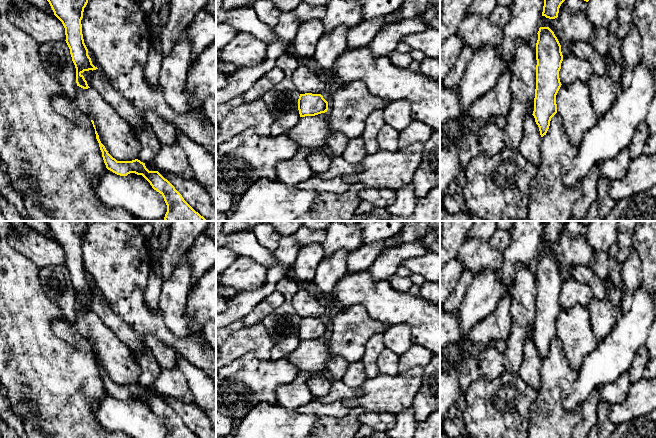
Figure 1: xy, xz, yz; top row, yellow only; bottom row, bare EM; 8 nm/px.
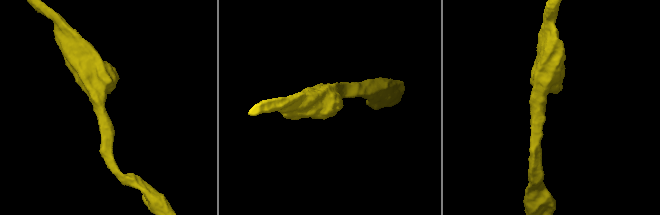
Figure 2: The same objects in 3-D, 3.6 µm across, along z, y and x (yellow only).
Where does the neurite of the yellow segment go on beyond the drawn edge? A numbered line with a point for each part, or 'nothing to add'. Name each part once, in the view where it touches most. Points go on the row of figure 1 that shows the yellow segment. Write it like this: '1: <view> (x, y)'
nothing to add

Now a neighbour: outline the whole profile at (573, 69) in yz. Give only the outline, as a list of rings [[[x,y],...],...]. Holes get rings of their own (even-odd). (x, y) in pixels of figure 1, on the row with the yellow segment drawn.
[[[570,54],[563,58],[559,78],[562,85],[571,84],[575,81],[588,83],[593,73],[590,62]]]

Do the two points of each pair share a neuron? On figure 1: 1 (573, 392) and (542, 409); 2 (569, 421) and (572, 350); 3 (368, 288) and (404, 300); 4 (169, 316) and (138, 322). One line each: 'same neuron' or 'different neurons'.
1: different neurons
2: different neurons
3: same neuron
4: different neurons

